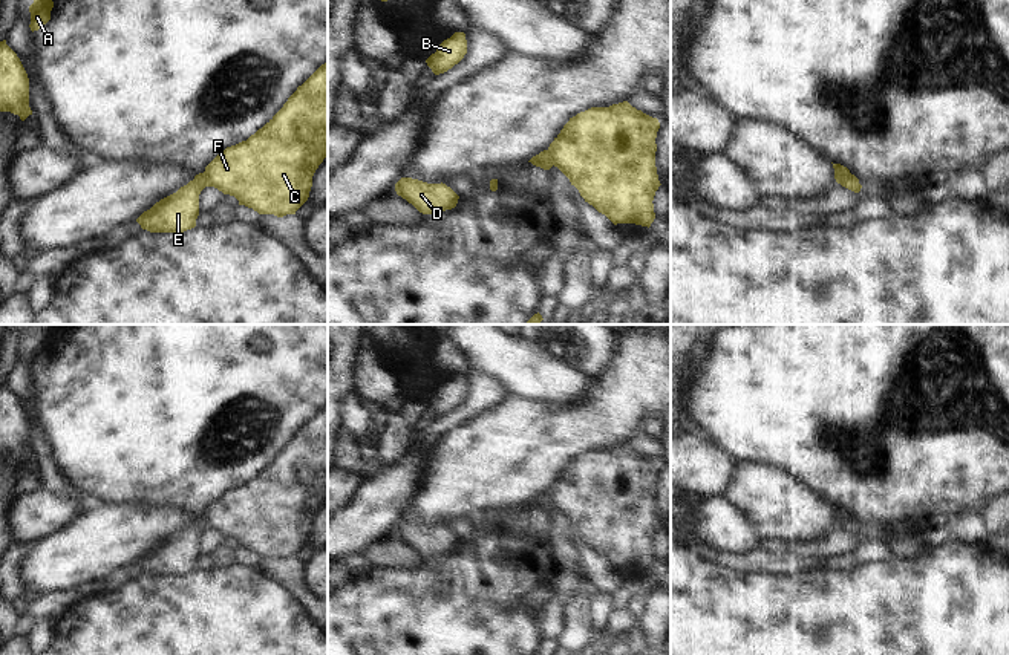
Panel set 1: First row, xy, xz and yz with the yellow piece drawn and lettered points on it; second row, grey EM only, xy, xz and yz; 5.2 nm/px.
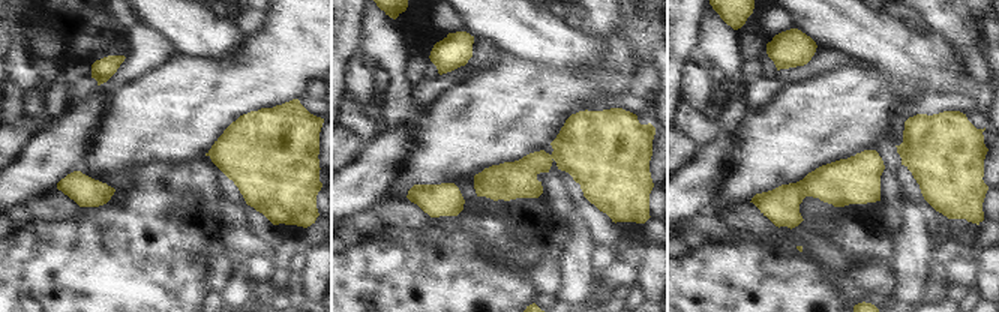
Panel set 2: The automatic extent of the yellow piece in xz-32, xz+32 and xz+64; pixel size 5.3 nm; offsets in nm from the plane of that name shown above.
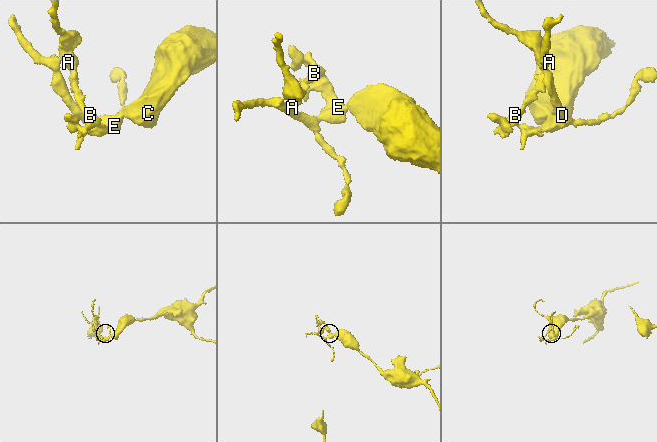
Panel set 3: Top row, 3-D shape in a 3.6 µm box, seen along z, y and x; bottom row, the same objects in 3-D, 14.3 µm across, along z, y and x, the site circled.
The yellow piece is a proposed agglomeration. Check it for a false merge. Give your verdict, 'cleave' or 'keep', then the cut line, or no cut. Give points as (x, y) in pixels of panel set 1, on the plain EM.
cleave; cut xz (547, 493), (553, 507)

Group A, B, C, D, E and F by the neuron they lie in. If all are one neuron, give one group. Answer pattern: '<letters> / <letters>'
A B D E / C F

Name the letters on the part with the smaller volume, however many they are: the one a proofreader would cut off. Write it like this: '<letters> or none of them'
A, B, D, E

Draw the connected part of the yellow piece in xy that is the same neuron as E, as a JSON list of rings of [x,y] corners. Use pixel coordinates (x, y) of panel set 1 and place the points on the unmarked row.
[[[204,516],[144,554],[136,565],[150,575],[184,575],[196,569],[199,537],[208,530]]]

